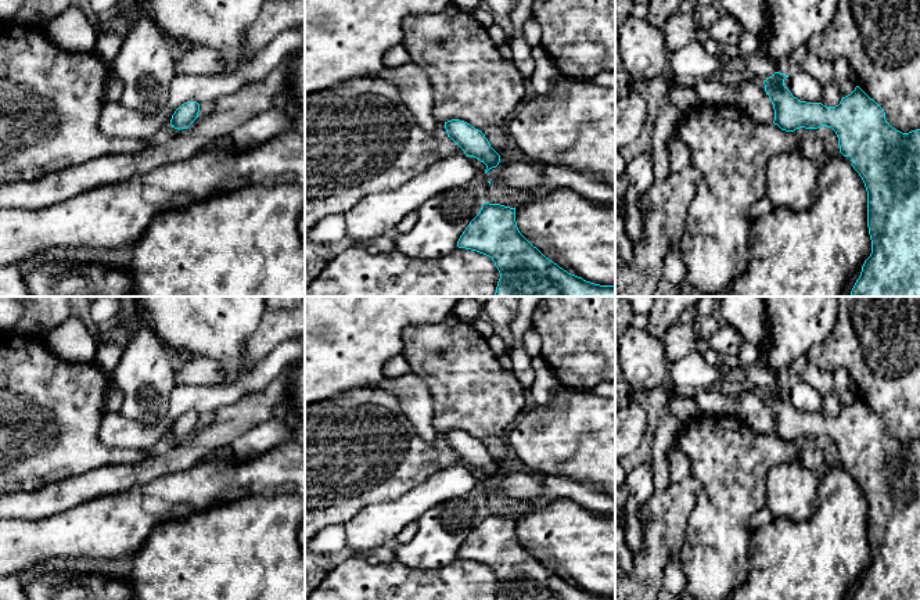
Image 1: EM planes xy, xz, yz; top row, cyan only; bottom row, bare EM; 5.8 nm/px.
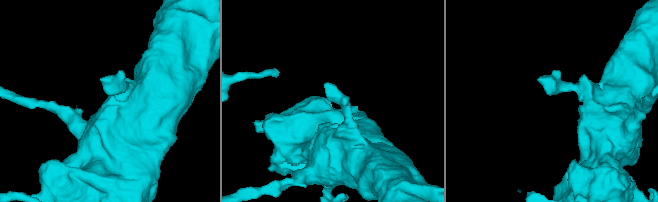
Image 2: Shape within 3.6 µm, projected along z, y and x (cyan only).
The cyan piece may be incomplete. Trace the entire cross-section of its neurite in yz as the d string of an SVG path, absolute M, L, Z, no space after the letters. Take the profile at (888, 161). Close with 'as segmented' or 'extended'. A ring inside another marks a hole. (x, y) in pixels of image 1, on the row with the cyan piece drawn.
M775 72L763 80L765 91L769 96L775 121L781 130L831 127L837 137L840 152L852 158L852 166L862 177L867 191L867 227L872 240L872 254L865 261L859 279L851 297L920 297L920 129L902 133L892 127L884 109L870 98L859 86L842 97L835 107L826 107L822 103L806 103L793 96L784 86L784 73Z; as segmented

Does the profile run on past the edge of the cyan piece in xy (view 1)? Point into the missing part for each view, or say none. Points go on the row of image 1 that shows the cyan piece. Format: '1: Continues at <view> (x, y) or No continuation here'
1: No continuation here

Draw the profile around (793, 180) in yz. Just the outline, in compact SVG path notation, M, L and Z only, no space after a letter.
M799 150L773 155L766 164L766 195L773 206L808 209L820 191L820 162L809 159Z

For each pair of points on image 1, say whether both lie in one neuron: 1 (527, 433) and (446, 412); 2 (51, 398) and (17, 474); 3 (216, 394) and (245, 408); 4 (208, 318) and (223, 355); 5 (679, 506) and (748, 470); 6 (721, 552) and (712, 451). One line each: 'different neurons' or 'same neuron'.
1: different neurons
2: same neuron
3: different neurons
4: same neuron
5: different neurons
6: same neuron

